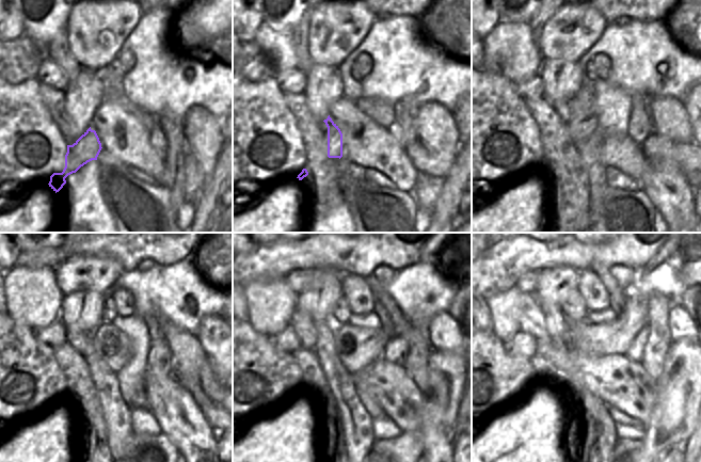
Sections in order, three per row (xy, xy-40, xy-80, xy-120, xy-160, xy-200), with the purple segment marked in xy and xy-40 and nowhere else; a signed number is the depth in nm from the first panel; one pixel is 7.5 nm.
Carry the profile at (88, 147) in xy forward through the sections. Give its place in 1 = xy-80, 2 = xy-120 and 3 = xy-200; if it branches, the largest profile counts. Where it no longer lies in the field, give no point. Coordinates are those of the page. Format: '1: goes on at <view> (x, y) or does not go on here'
1: goes on at xy-80 (583, 121)
2: goes on at xy-120 (112, 346)
3: goes on at xy-200 (615, 337)

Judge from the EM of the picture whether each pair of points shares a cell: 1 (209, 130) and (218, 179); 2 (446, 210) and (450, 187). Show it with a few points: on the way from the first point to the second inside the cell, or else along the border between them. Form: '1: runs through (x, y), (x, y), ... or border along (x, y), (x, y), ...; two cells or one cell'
1: border along (221, 148), (217, 162), (204, 184); two cells
2: runs through (446, 205), (450, 192); one cell

